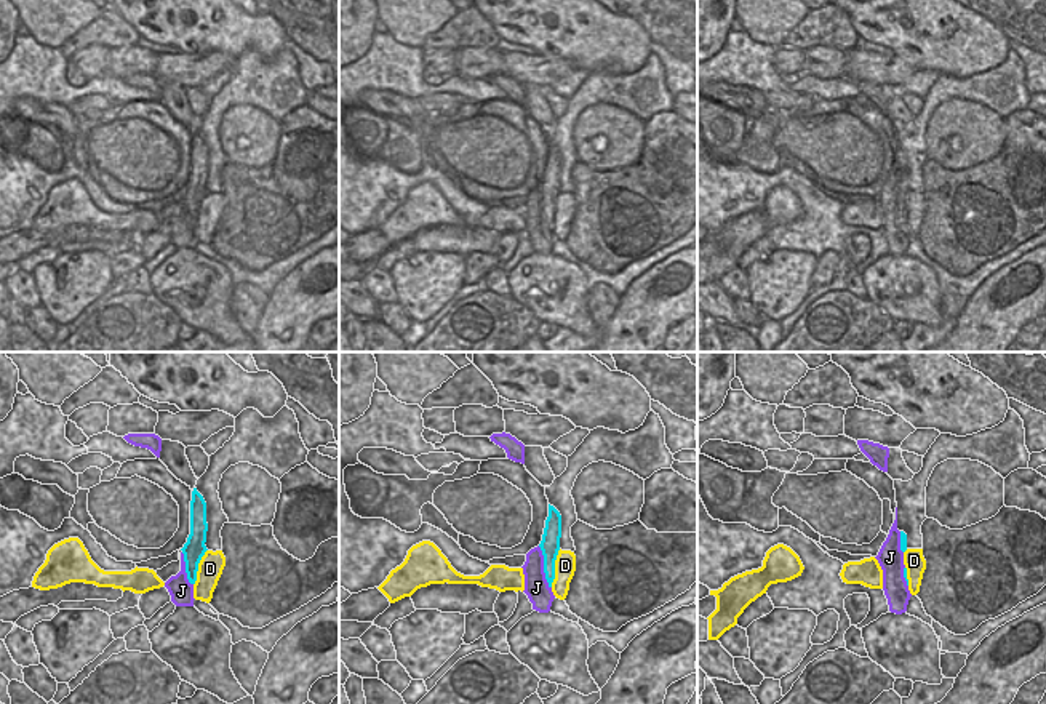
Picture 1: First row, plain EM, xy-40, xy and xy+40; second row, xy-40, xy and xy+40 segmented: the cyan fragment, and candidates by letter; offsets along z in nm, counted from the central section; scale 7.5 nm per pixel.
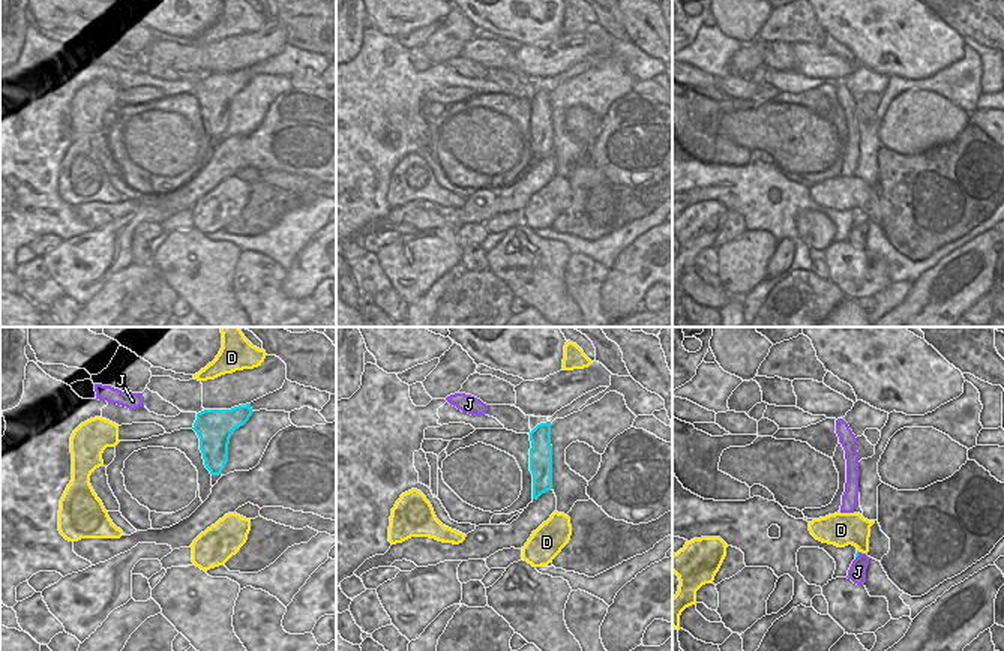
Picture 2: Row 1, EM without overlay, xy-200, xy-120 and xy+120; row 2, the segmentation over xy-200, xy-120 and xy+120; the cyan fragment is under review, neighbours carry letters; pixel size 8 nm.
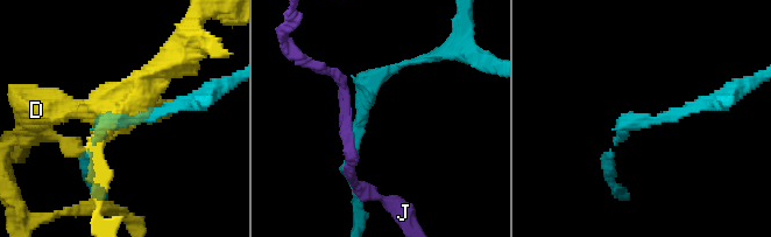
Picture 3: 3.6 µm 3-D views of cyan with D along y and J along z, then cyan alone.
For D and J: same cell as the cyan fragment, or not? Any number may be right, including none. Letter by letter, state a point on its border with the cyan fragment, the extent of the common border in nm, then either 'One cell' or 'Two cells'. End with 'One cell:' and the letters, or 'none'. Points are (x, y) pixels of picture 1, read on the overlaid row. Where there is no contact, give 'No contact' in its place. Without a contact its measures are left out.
D: Touches cyan at xy (554, 568). Shared border 300 nm. Two cells
J: Touches cyan at xy (544, 567). Shared border 340 nm. Two cells
One cell: none.

